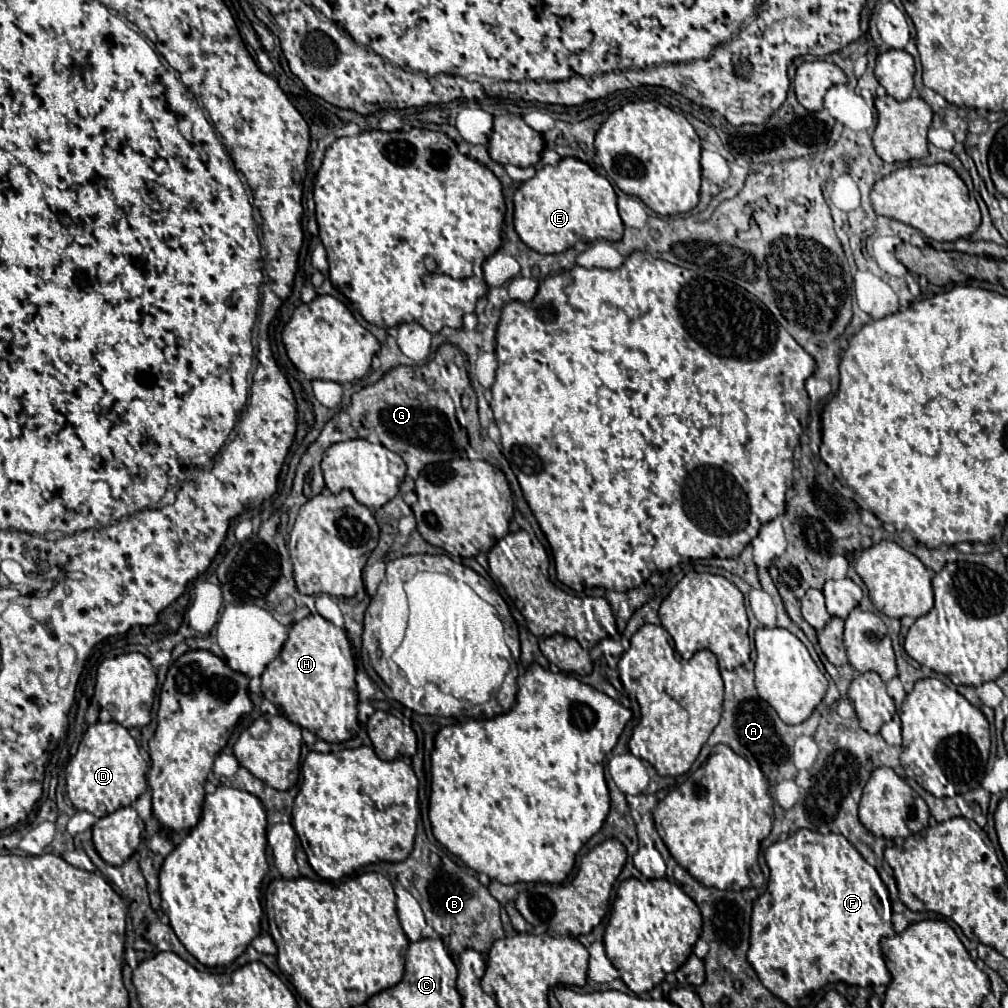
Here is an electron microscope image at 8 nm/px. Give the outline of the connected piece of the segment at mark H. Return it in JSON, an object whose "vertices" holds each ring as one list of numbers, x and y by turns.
{"vertices":[[310,614,290,626,288,640,278,658,272,660,262,674,260,690,290,722,310,730,320,740,344,742,354,736,354,730,360,730,354,674,356,668,346,632,320,614]]}

